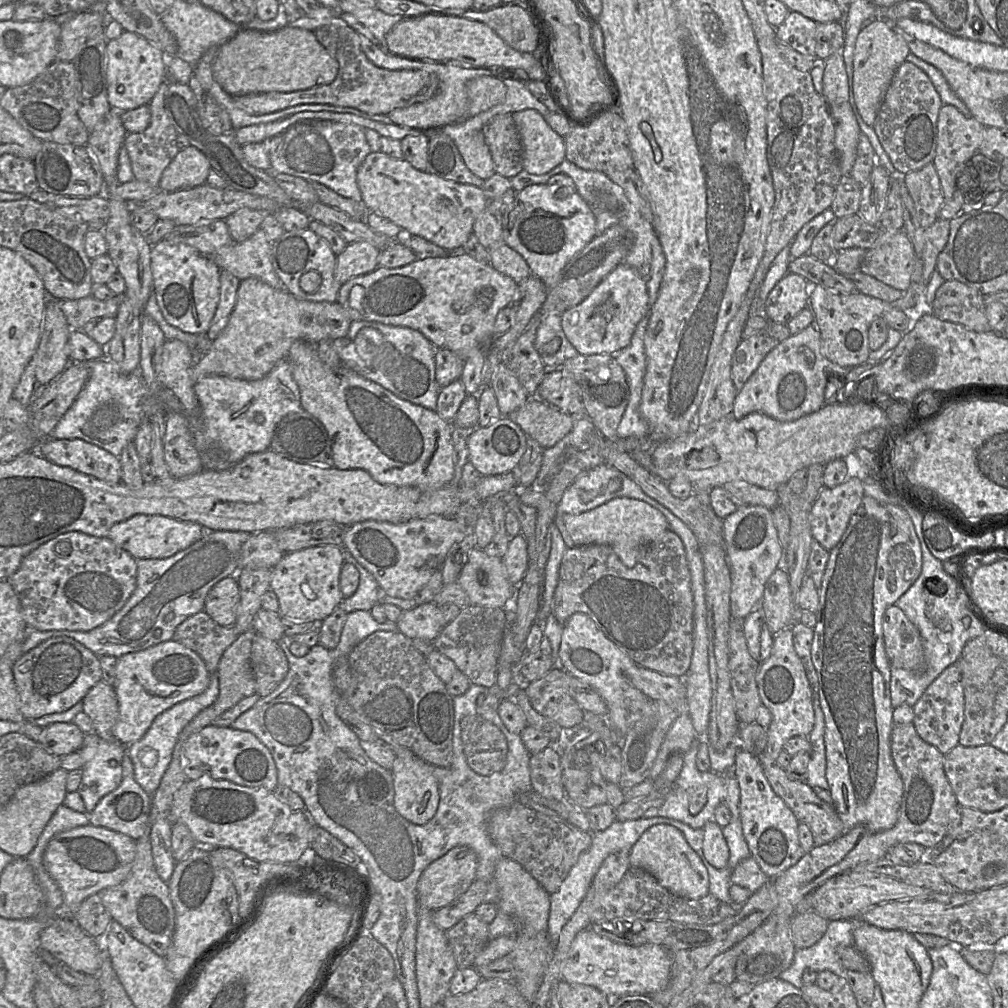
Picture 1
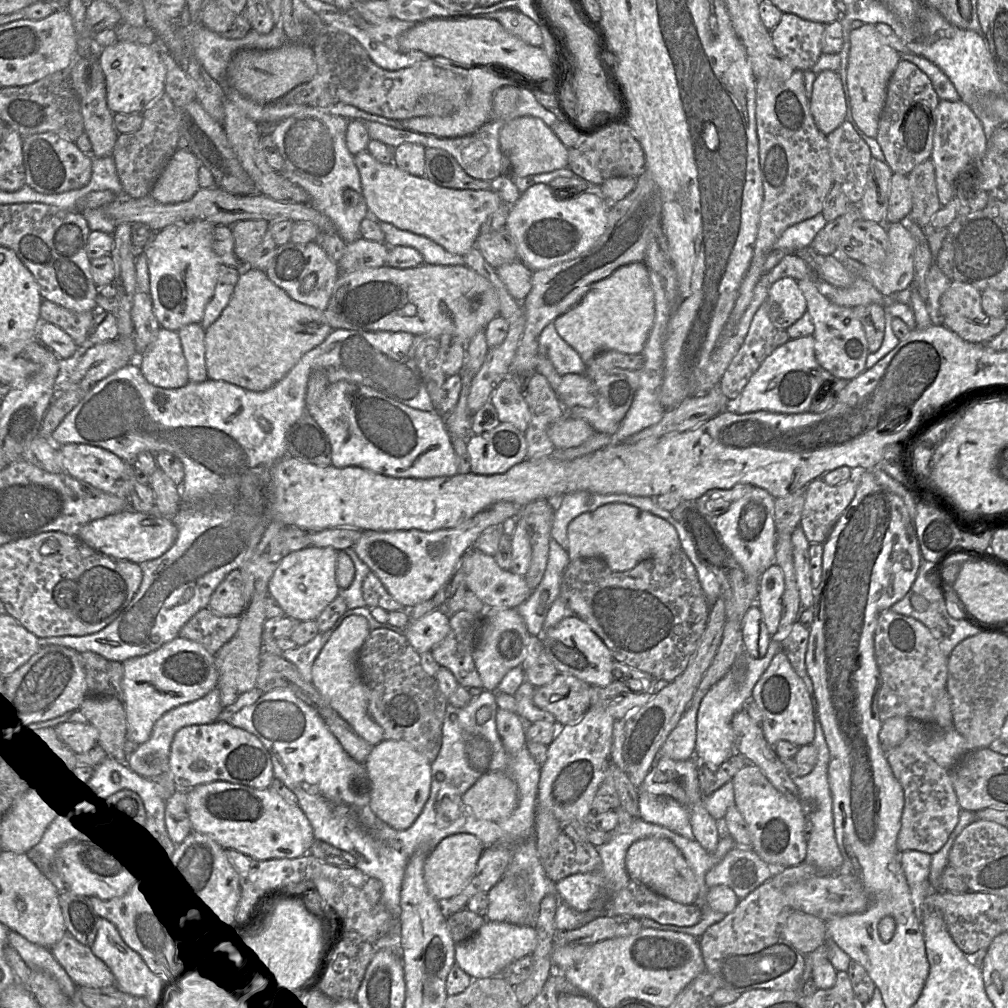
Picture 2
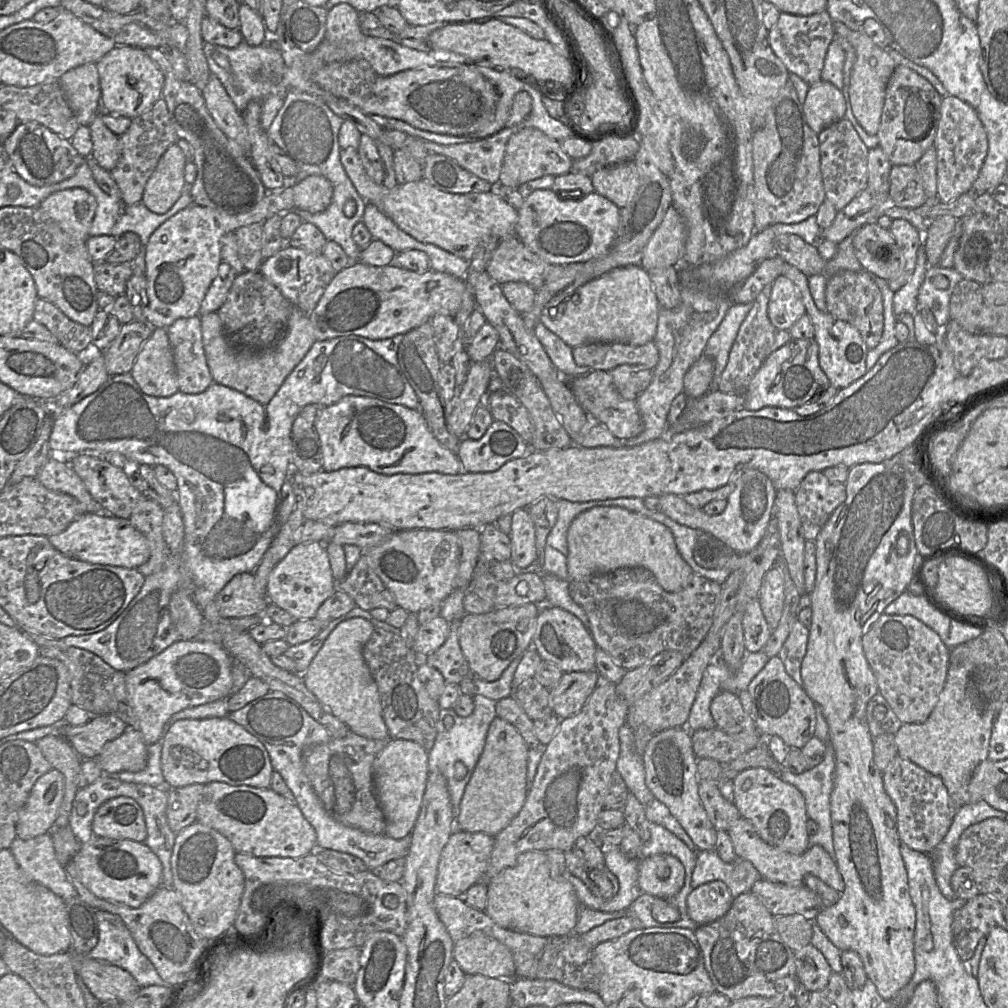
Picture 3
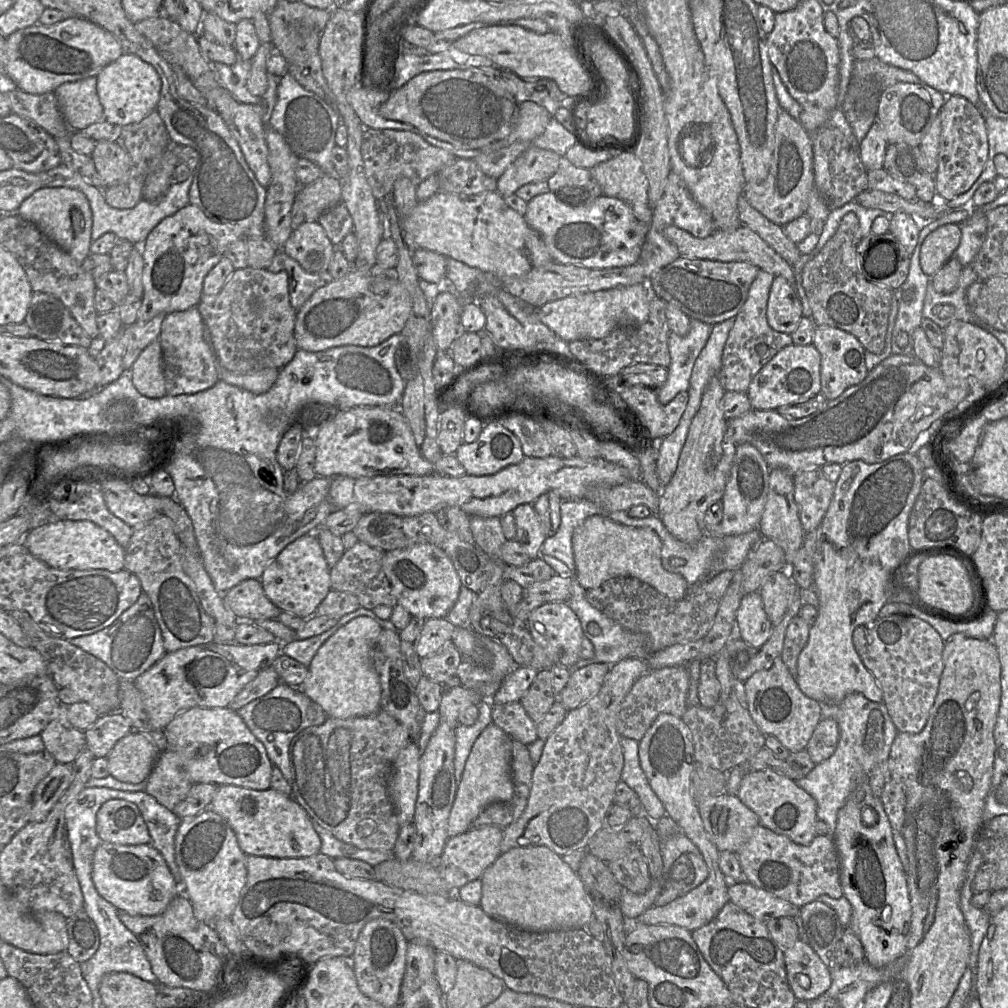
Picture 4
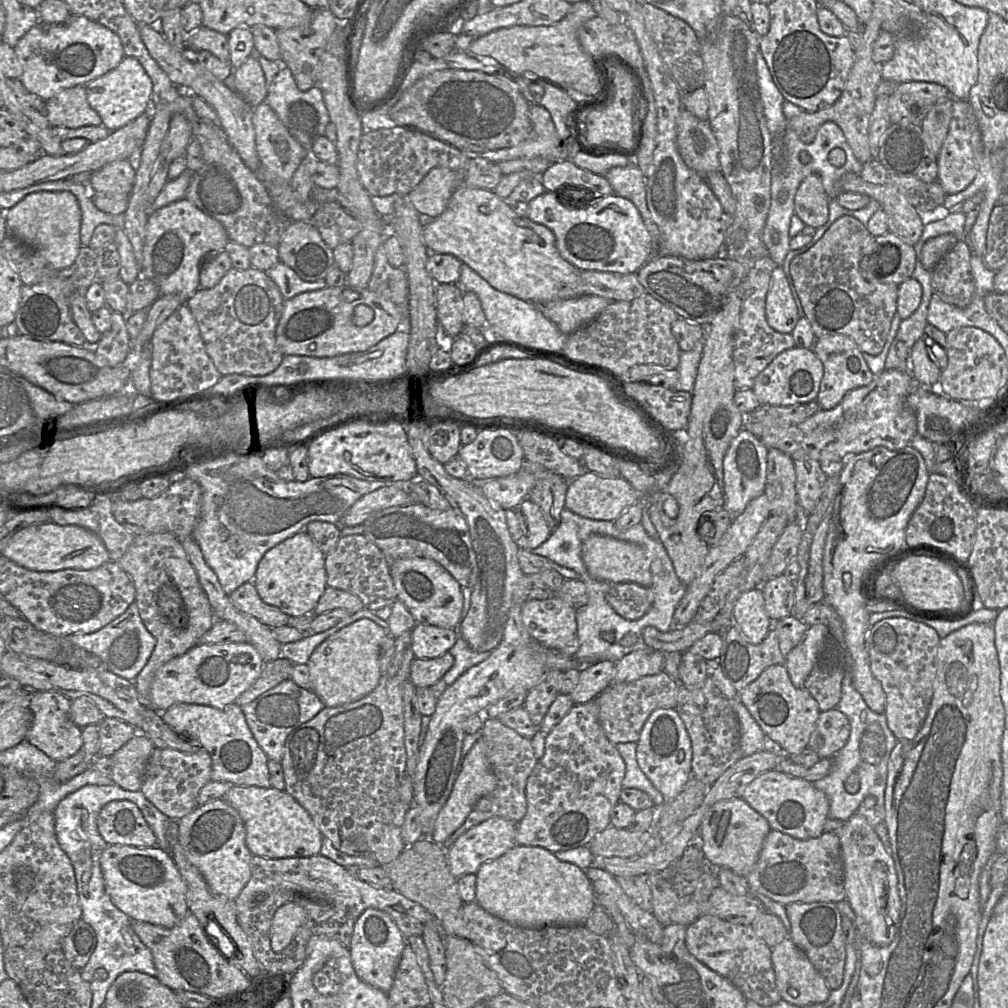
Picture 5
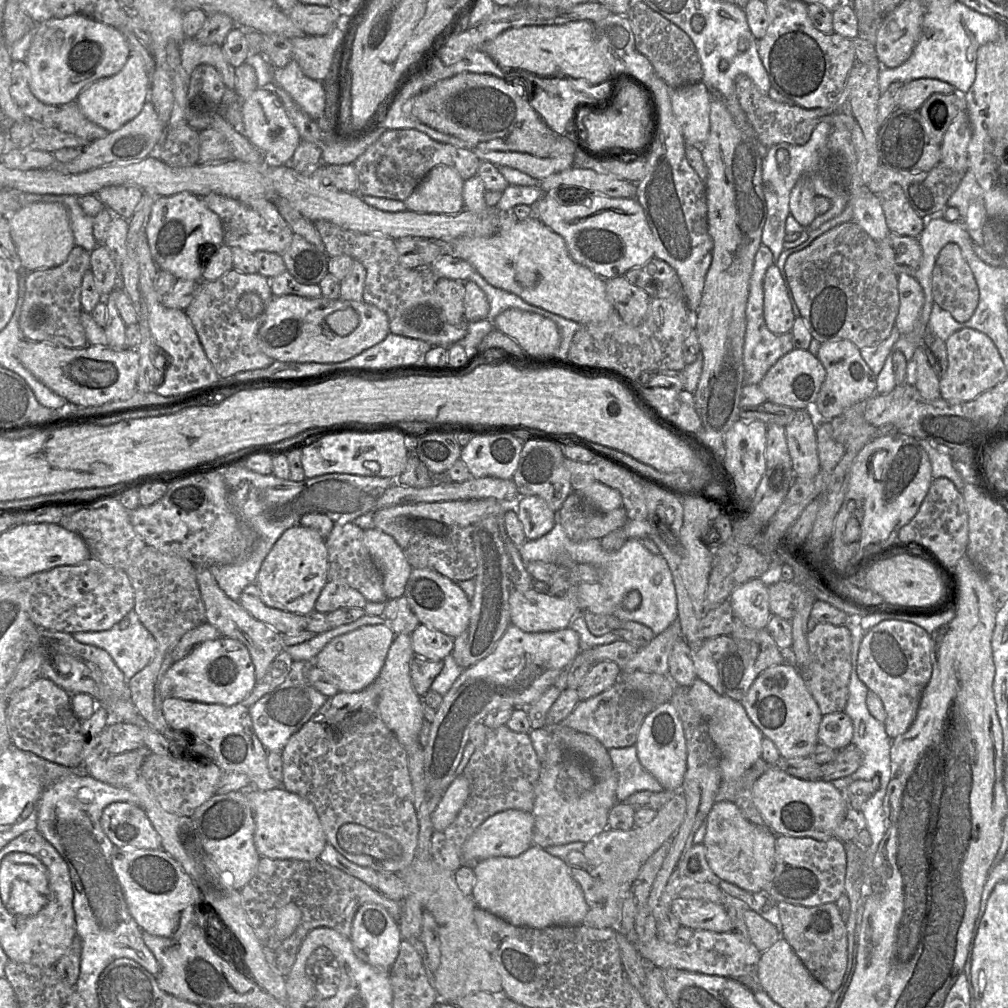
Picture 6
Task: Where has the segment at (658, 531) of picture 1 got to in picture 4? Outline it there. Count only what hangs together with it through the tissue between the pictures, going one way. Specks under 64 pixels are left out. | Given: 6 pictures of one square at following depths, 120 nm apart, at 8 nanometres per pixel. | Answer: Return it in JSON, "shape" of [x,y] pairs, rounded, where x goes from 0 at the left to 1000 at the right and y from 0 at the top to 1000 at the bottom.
{"shape":[[[596,511],[579,516],[568,529],[570,574],[581,585],[610,572],[632,573],[666,595],[676,595],[686,582],[680,573],[661,565],[656,558],[656,536],[645,524],[621,522]]]}

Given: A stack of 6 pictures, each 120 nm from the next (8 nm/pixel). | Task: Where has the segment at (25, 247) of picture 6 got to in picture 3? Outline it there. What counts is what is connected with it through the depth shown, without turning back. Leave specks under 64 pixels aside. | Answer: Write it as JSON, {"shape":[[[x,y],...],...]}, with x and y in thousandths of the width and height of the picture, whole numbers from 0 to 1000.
{"shape":[[[68,187],[52,191],[39,206],[65,230],[86,238],[96,200],[85,188]]]}

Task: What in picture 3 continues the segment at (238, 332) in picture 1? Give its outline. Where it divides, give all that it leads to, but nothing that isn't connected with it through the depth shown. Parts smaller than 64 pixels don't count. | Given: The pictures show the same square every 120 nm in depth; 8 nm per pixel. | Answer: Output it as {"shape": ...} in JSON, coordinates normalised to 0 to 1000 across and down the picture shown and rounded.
{"shape":[[[293,304],[289,305],[281,332],[262,346],[231,342],[215,310],[199,313],[199,326],[203,354],[211,378],[235,387],[259,401],[265,401],[272,394],[282,377],[313,338],[307,313]]]}

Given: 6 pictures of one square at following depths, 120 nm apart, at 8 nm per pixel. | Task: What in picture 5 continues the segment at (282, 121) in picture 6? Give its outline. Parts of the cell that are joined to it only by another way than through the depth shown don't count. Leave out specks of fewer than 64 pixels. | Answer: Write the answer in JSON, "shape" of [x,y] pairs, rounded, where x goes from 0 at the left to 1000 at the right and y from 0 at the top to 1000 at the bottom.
{"shape":[[[264,101],[252,106],[251,124],[259,165],[277,179],[288,182],[306,150],[289,135]]]}

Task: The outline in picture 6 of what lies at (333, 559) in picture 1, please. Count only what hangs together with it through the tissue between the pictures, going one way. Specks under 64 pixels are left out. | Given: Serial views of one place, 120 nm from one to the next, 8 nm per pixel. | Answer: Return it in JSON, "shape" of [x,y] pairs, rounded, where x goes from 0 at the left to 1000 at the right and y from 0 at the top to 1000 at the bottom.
{"shape":[[[299,520],[285,525],[262,555],[254,573],[260,596],[267,602],[304,611],[325,577],[325,548],[322,535]]]}

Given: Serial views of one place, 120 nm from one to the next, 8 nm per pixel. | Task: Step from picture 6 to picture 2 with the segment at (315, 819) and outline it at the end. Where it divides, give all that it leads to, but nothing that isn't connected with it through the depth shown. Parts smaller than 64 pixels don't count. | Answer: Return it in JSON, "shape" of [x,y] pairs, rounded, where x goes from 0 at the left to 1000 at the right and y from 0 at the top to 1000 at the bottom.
{"shape":[[[211,775],[186,786],[190,824],[205,828],[222,842],[234,843],[254,853],[291,852],[308,845],[313,830],[307,813],[296,798],[286,796],[268,781],[255,783],[224,775]]]}

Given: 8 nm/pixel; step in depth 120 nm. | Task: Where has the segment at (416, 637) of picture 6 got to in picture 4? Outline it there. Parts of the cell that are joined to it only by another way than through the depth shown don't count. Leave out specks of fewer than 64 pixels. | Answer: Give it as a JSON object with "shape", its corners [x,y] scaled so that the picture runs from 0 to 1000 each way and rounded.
{"shape":[[[442,613],[424,614],[412,639],[418,653],[432,649],[447,637],[452,622]]]}

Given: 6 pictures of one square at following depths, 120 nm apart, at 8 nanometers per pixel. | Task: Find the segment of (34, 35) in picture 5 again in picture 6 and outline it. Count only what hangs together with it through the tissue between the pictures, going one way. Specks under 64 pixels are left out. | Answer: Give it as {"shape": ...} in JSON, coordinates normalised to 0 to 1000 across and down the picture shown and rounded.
{"shape":[[[74,13],[64,18],[52,17],[37,24],[24,62],[29,68],[29,86],[32,93],[44,103],[63,105],[74,100],[78,92],[90,82],[116,73],[128,56],[126,43],[116,29]]]}

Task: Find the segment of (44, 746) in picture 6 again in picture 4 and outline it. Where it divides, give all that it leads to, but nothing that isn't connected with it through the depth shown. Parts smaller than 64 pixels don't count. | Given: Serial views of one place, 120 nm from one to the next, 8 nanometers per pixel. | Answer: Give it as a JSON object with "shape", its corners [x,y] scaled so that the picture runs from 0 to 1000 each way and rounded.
{"shape":[[[60,698],[54,712],[40,727],[45,744],[57,757],[71,758],[85,742],[83,725],[74,722],[66,713],[66,701]]]}

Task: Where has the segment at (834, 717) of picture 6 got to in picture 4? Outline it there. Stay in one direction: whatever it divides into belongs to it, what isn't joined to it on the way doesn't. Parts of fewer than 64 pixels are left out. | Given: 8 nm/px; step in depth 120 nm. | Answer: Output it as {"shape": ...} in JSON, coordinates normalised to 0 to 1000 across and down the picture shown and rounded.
{"shape":[[[815,712],[800,741],[806,755],[811,759],[823,752],[830,742],[832,732],[831,717],[825,712]]]}

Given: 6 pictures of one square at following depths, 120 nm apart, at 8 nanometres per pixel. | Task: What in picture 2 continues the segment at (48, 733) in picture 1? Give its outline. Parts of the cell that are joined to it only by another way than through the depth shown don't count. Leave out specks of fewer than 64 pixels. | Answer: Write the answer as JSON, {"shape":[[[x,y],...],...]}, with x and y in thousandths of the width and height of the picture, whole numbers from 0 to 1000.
{"shape":[[[63,716],[55,722],[65,742],[72,749],[84,747],[98,738],[98,726],[87,716],[82,718]]]}

